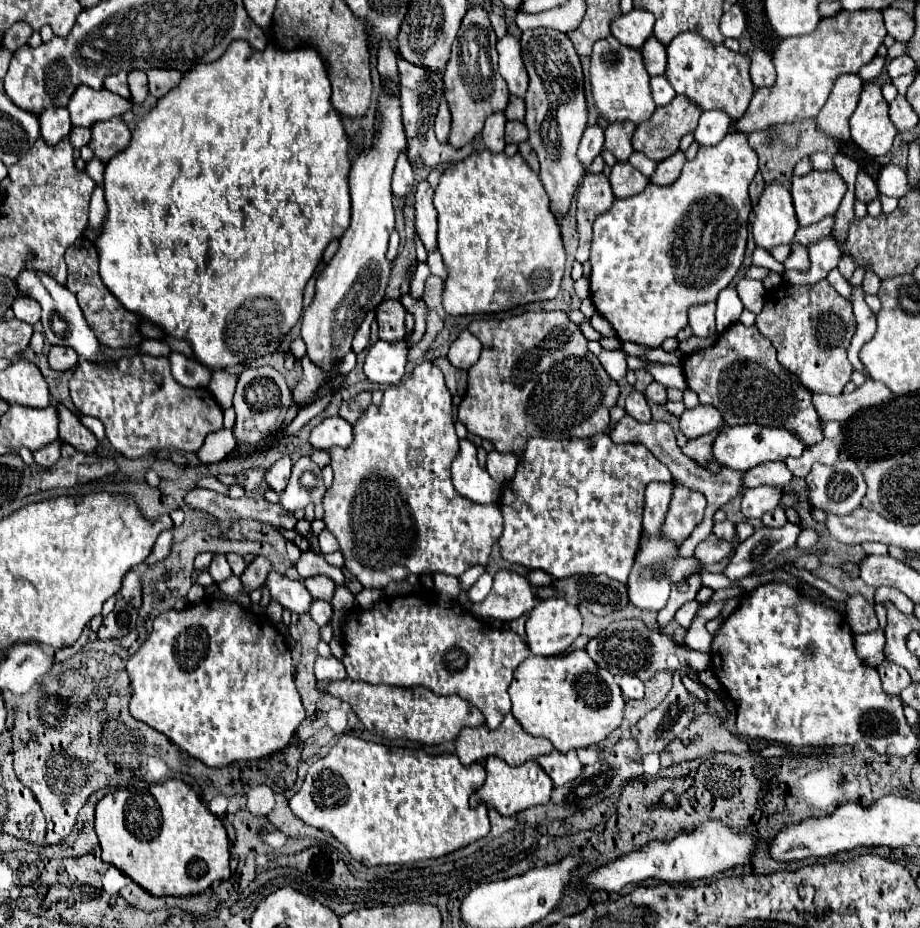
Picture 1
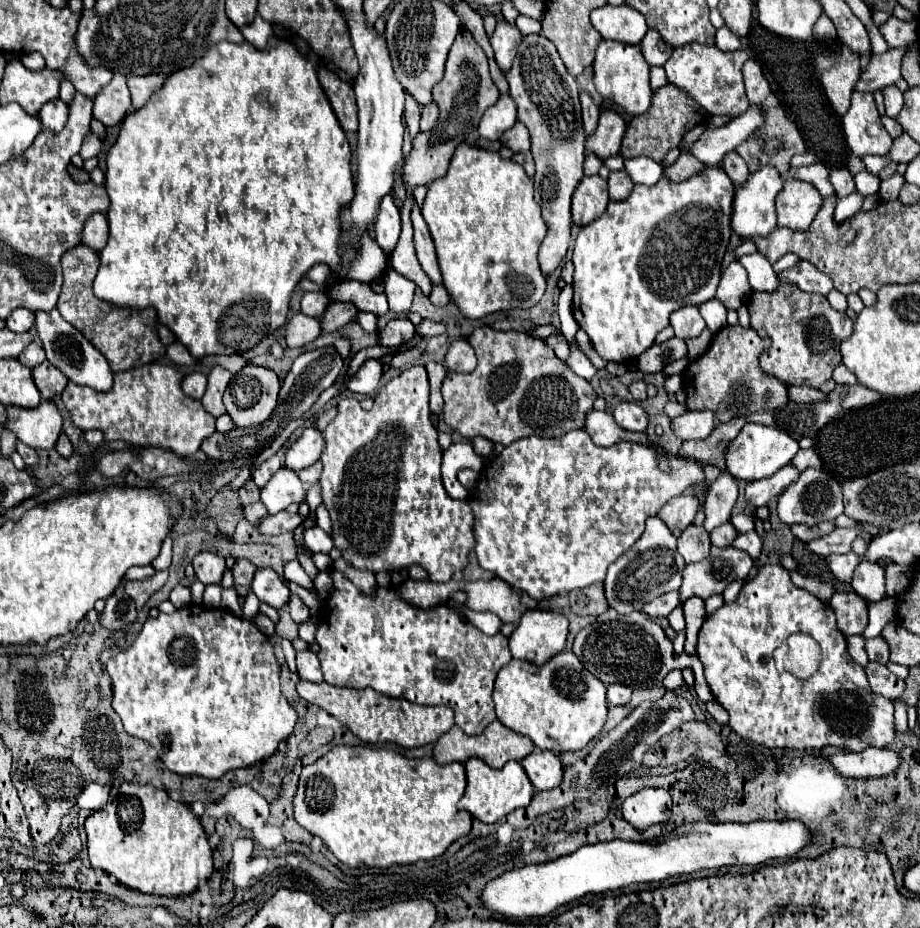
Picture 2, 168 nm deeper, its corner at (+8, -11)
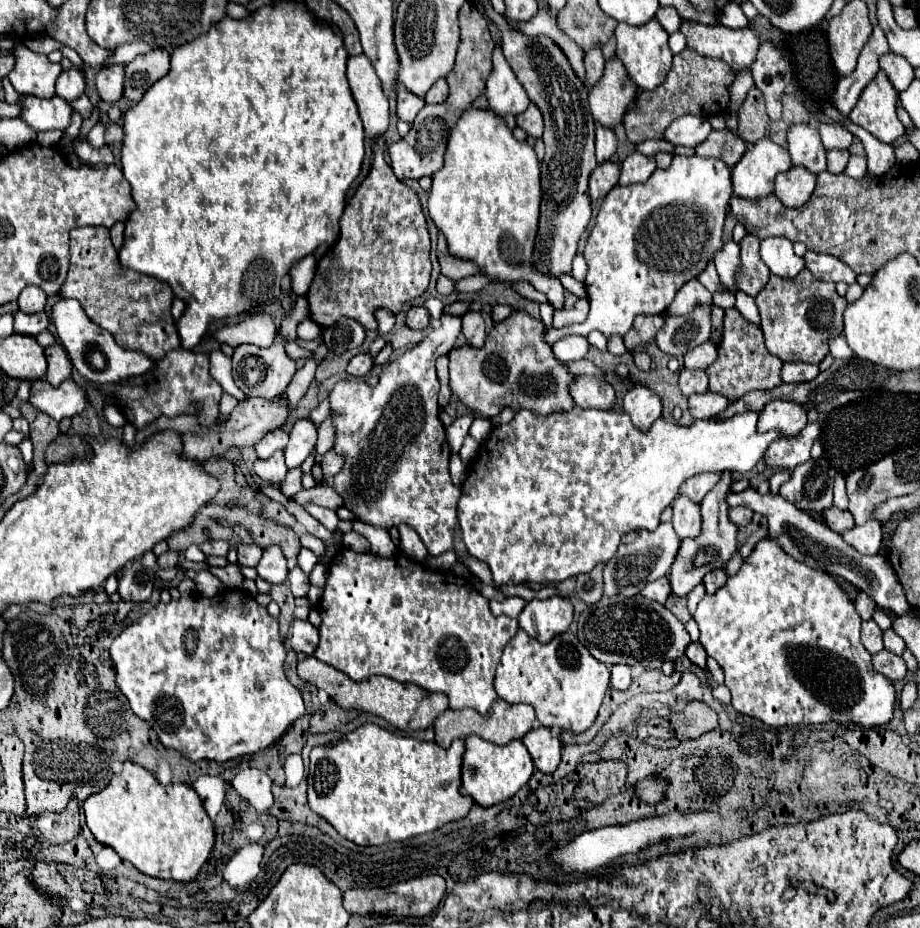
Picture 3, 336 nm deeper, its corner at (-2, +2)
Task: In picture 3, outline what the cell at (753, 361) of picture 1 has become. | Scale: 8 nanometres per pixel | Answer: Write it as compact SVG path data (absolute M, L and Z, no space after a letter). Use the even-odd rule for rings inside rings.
M734 307L726 309L724 337L718 345L718 359L708 367L708 375L710 375L710 387L708 389L712 393L726 395L730 401L736 401L754 389L778 387L782 383L780 367L782 367L782 361L776 355L768 353L768 349L764 345L762 329L754 323L748 323L738 313L738 309L734 309Z

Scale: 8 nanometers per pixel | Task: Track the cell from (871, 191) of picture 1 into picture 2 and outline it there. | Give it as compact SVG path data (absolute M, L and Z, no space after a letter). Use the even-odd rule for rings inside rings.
M834 168L834 170L830 170L830 182L832 182L838 198L846 198L848 194L856 192L854 176L846 168Z

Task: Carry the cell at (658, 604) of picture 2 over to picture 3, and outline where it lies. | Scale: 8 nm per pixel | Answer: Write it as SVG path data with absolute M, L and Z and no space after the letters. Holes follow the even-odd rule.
M660 577L652 583L646 583L644 589L642 589L642 595L652 599L652 601L658 601L658 603L666 603L668 595L670 595L670 585L668 585L668 579L666 577Z

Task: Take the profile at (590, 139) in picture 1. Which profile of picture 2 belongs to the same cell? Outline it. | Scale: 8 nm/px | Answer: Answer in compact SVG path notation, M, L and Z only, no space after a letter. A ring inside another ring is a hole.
M580 92L580 102L582 102L582 120L584 120L584 134L590 136L594 134L596 126L598 126L598 116L600 116L600 108L592 102L592 98L586 92Z

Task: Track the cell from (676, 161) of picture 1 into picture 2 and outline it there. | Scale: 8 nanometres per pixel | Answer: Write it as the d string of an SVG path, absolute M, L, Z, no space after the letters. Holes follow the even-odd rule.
M680 154L680 158L674 164L664 166L664 178L668 178L670 182L682 182L682 178L688 178L694 172L700 172L702 168L704 164L692 154Z

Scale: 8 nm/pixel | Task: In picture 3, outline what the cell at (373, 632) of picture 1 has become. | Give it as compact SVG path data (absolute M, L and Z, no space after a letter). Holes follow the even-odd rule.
M338 547L332 557L328 585L316 611L322 623L318 627L320 645L314 657L322 663L346 673L354 681L360 681L360 677L386 675L402 683L414 683L426 691L448 695L448 709L472 707L482 715L488 713L498 699L494 691L494 671L504 645L518 631L516 619L492 615L488 599L484 599L470 581L456 577L452 571L432 571L400 553L384 559L374 553L356 553L348 547Z

